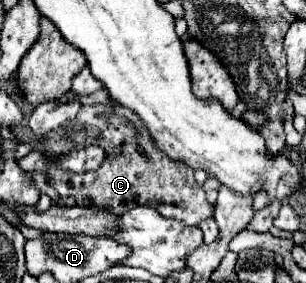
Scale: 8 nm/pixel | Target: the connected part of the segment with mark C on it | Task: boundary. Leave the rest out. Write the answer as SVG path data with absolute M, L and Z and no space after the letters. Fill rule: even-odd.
M118 104L82 106L78 114L78 134L74 134L74 138L52 132L44 136L42 142L42 152L48 160L50 154L56 154L56 150L70 150L70 146L80 146L82 142L100 144L106 150L106 162L98 170L86 174L66 174L64 170L58 170L54 162L50 162L48 174L52 178L52 186L62 198L74 196L76 204L80 206L96 206L102 210L110 208L116 214L130 212L136 206L150 206L162 216L186 222L188 226L198 226L206 218L214 218L214 204L206 200L204 188L194 180L194 170L190 170L190 166L184 162L170 160L166 154L162 154L142 118L134 114L134 110ZM82 130L86 130L86 134L82 134Z

